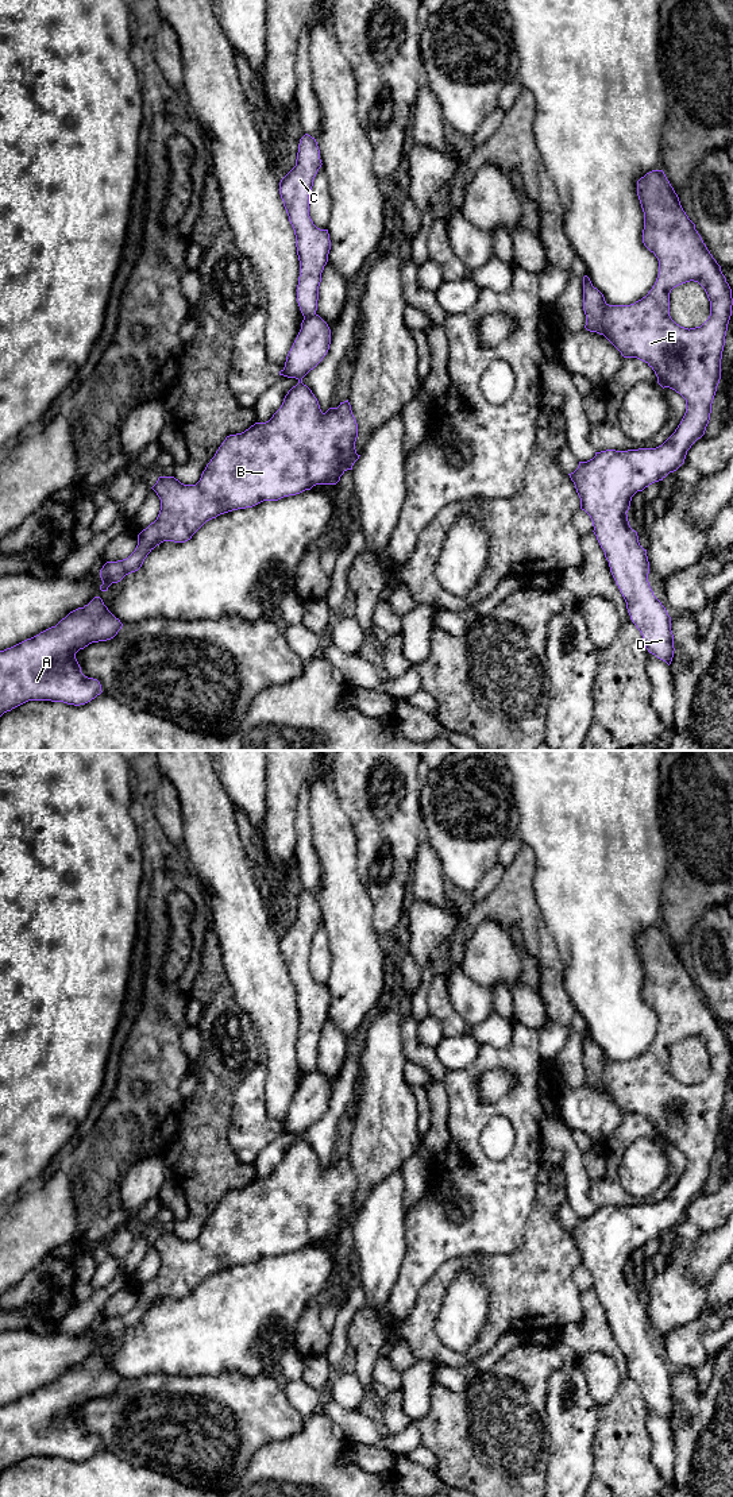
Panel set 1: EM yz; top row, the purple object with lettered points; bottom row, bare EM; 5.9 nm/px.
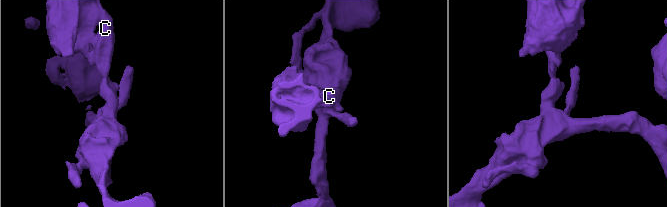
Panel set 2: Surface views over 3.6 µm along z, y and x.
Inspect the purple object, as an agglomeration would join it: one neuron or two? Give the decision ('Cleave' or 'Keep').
Cleave

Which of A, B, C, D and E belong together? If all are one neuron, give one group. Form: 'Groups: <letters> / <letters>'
Groups: A B D E / C

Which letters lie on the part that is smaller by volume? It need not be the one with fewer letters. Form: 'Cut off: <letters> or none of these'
Cut off: C

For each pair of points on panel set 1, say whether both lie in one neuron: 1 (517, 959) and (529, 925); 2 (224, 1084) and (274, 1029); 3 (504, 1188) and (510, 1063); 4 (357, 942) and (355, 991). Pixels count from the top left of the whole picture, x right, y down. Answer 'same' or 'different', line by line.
1: different
2: different
3: same
4: same

